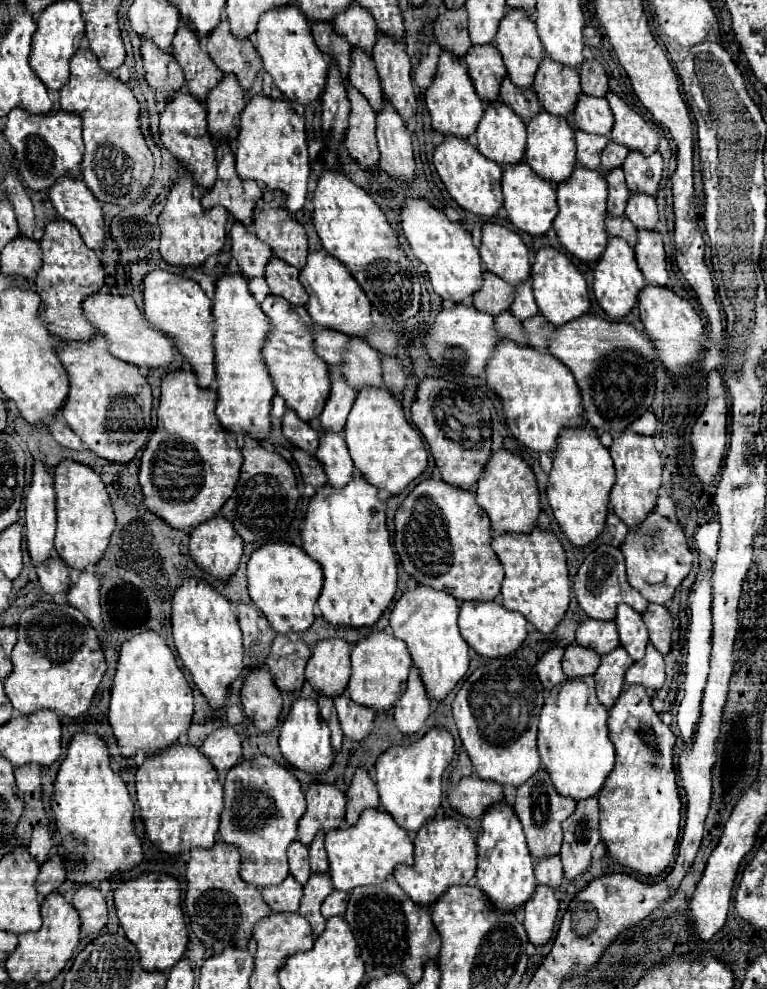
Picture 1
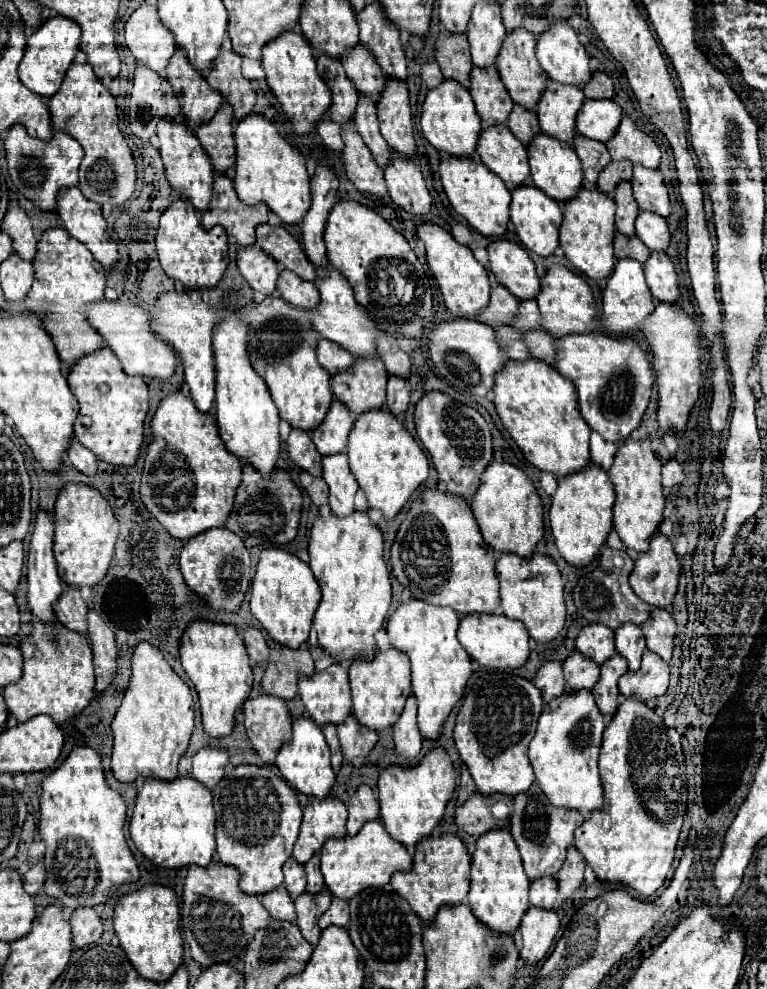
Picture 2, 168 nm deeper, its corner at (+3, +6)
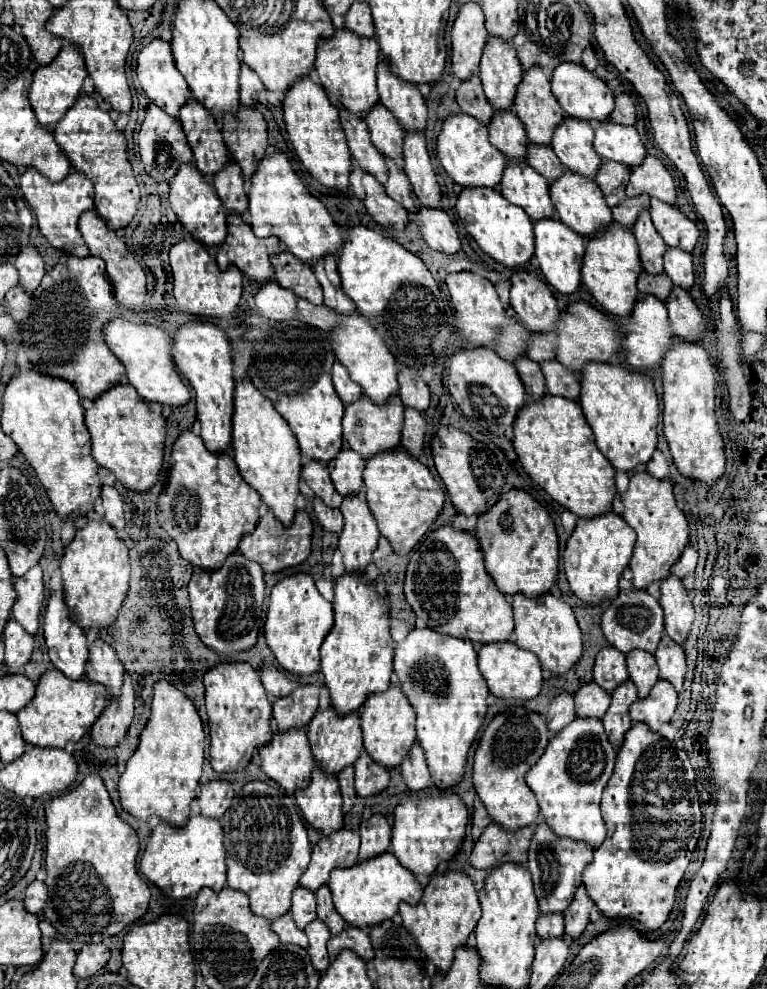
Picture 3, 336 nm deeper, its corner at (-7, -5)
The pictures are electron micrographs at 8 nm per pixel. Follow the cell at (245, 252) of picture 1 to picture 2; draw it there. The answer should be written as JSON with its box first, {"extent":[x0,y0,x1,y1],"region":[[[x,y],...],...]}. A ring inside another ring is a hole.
{"extent":[237,247,283,295],"region":[[[243,247],[239,251],[239,259],[237,259],[239,271],[245,277],[245,281],[251,285],[253,291],[261,293],[261,295],[273,295],[277,289],[277,279],[279,273],[283,271],[283,267],[269,259],[269,255],[265,255],[259,247]]]}

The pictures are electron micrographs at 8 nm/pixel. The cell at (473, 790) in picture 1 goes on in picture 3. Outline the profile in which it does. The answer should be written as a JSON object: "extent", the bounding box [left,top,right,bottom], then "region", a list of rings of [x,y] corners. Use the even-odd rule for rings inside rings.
{"extent":[471,822,531,868],"region":[[[491,822],[471,852],[471,862],[475,868],[491,868],[503,862],[519,862],[527,860],[527,848],[531,840],[531,826],[505,830],[501,824]]]}

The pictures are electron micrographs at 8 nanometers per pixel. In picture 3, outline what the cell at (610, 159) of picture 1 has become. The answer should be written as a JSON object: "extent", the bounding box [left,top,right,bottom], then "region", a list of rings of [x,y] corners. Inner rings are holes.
{"extent":[611,194,649,228],"region":[[[639,194],[635,198],[625,198],[621,204],[611,208],[613,210],[613,220],[623,224],[625,228],[631,228],[631,224],[637,220],[637,216],[643,208],[649,208],[647,194]]]}

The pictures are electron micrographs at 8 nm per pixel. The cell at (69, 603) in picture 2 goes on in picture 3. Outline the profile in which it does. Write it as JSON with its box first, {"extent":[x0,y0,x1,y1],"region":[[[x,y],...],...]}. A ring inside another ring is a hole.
{"extent":[87,636,123,696],"region":[[[95,636],[93,644],[89,646],[87,676],[93,682],[105,684],[111,696],[119,696],[119,688],[123,684],[123,664],[117,658],[115,648],[99,636]]]}

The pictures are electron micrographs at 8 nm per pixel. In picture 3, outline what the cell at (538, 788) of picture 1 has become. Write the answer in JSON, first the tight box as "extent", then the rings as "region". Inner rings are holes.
{"extent":[527,820,593,912],"region":[[[545,820],[535,826],[531,844],[529,844],[529,858],[527,858],[527,868],[533,876],[535,884],[535,896],[539,900],[539,910],[541,912],[565,912],[569,906],[575,888],[581,884],[581,872],[587,862],[591,862],[593,848],[583,842],[583,840],[573,840],[573,838],[561,838],[557,836]]]}

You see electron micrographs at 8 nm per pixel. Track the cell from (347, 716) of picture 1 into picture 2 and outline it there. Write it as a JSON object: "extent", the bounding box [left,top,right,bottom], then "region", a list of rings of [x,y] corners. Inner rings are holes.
{"extent":[337,715,377,765],"region":[[[353,715],[343,725],[337,727],[337,733],[339,733],[339,741],[341,741],[343,759],[351,765],[363,763],[377,743],[377,733],[363,729],[357,723],[357,719],[353,719]]]}

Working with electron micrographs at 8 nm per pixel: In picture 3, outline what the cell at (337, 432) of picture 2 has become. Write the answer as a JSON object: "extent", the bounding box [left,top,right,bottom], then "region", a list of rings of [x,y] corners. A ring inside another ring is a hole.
{"extent":[327,442,365,496],"region":[[[347,442],[339,450],[339,454],[327,462],[327,468],[329,468],[331,480],[341,496],[345,496],[345,492],[361,492],[363,490],[361,472],[365,468],[365,462],[359,456],[359,452],[351,450],[347,446]]]}

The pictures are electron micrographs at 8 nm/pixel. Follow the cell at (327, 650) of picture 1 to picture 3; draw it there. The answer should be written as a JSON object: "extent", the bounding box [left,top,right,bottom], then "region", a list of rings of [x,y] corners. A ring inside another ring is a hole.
{"extent":[309,706,363,774],"region":[[[333,706],[325,708],[325,710],[317,710],[317,714],[313,716],[313,720],[309,722],[309,744],[313,750],[313,756],[317,760],[317,764],[331,774],[337,774],[341,768],[345,768],[347,764],[353,764],[359,756],[359,752],[363,750],[363,738],[361,738],[361,720],[359,714],[353,710],[347,714],[339,714]]]}

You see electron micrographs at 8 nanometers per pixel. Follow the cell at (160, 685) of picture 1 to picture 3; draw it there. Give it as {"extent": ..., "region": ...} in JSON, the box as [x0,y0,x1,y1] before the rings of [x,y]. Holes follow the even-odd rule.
{"extent":[119,678,205,826],"region":[[[165,678],[157,680],[153,686],[151,716],[119,780],[123,808],[141,820],[157,814],[163,822],[183,826],[189,820],[189,804],[197,796],[203,760],[205,730],[195,704]]]}

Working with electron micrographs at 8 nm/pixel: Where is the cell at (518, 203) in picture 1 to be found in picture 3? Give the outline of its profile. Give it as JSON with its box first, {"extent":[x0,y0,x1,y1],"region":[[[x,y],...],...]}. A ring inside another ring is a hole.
{"extent":[533,218,585,294],"region":[[[543,218],[533,222],[533,232],[535,232],[535,258],[545,280],[563,294],[575,292],[581,282],[581,258],[585,252],[585,238],[557,218]]]}

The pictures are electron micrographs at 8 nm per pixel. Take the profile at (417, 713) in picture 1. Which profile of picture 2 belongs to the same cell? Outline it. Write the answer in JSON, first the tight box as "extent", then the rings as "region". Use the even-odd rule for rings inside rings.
{"extent":[393,697,421,759],"region":[[[413,697],[407,699],[405,711],[393,725],[395,751],[405,759],[415,759],[421,751],[421,733],[417,729],[417,703]]]}

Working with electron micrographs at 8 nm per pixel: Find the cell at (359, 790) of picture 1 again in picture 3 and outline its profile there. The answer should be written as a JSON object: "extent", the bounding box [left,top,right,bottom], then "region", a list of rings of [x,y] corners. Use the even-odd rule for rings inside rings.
{"extent":[359,814,391,860],"region":[[[373,814],[359,828],[361,834],[361,850],[359,860],[369,860],[385,850],[389,850],[391,842],[391,824],[383,814]]]}

